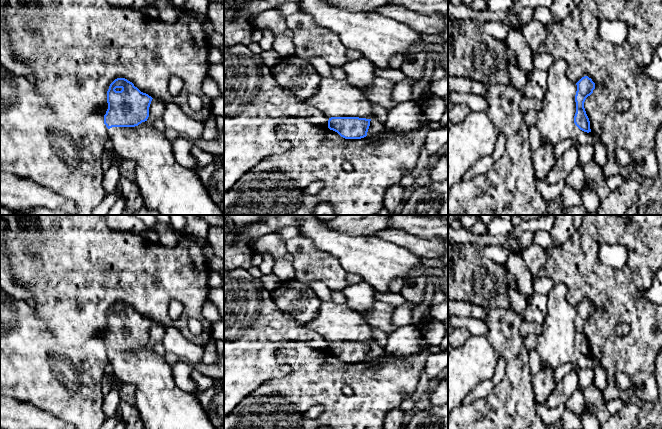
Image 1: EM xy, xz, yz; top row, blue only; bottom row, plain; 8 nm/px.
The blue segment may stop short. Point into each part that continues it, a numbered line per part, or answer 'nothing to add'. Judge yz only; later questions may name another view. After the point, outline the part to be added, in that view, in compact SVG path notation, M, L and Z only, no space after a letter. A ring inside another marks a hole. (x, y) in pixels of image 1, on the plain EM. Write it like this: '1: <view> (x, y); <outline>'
nothing to add

